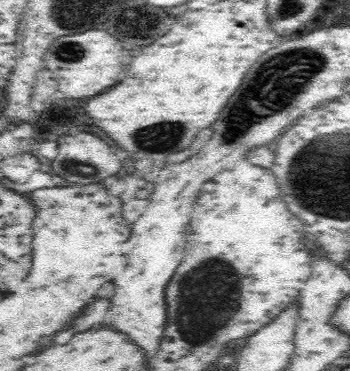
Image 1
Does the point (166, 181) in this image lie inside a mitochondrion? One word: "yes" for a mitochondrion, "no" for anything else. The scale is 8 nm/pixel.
no

